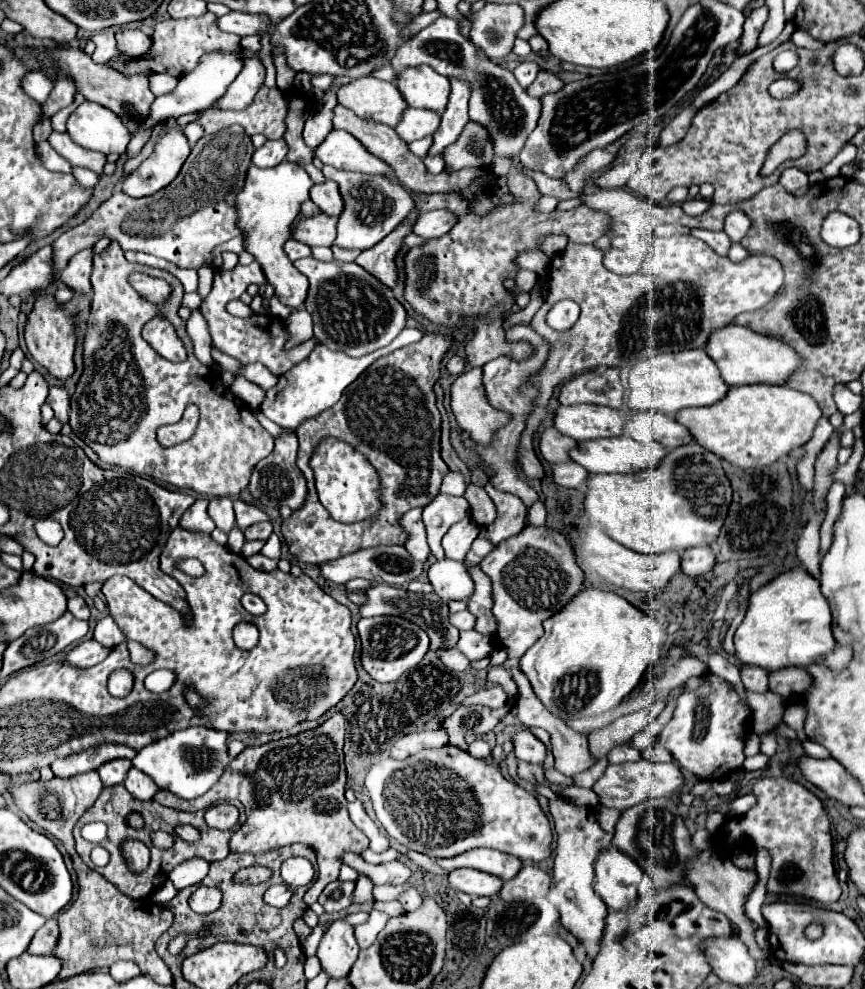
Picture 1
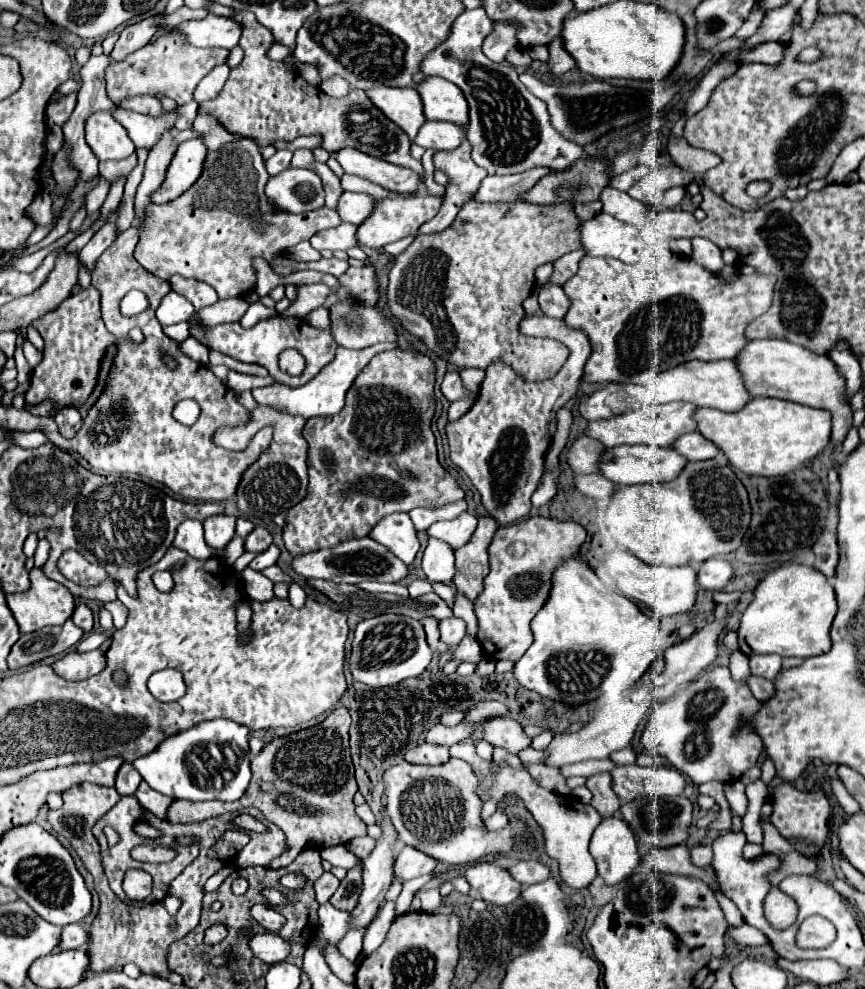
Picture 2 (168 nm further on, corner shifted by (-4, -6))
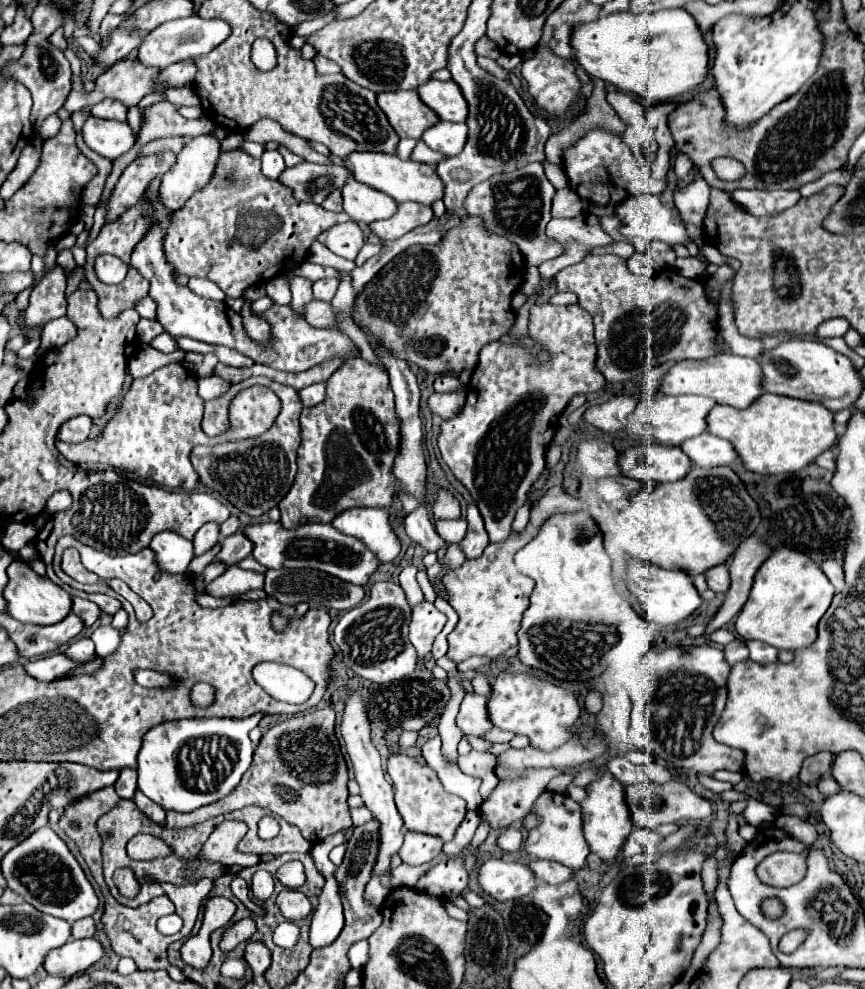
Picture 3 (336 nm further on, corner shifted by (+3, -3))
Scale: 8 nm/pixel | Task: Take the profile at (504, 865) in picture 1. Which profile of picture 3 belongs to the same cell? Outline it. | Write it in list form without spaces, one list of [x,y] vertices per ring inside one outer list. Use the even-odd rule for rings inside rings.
[[[531,860],[529,868],[535,872],[535,876],[541,882],[547,882],[547,884],[563,884],[563,882],[571,880],[575,874],[571,868],[567,868],[559,862],[547,862],[547,860]]]

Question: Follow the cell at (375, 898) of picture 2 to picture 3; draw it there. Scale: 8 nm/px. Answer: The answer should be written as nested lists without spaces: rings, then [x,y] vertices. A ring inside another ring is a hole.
[[[349,692],[345,696],[345,710],[343,710],[343,720],[341,720],[339,728],[341,728],[343,740],[347,744],[349,758],[353,762],[355,780],[361,786],[363,802],[381,824],[381,846],[379,846],[379,856],[377,856],[377,864],[375,864],[375,876],[381,876],[389,868],[389,856],[393,852],[397,852],[403,844],[403,820],[399,818],[399,812],[397,812],[397,806],[395,806],[395,800],[393,800],[393,786],[387,782],[387,778],[383,774],[381,756],[369,740],[371,722],[369,722],[369,716],[367,716],[367,700],[359,692]]]

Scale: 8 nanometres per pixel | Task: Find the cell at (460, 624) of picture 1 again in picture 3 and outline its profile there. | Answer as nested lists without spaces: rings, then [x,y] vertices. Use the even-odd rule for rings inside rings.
[[[423,600],[421,604],[413,606],[413,618],[409,626],[409,640],[417,650],[419,658],[425,658],[431,648],[435,636],[443,630],[443,624],[447,622],[445,614],[441,614],[431,602]]]

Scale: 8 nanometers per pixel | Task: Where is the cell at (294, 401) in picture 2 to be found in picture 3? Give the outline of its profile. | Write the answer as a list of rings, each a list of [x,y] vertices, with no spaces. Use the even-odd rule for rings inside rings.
[[[323,382],[311,384],[311,386],[303,388],[303,390],[299,392],[299,396],[301,396],[301,400],[303,400],[304,407],[313,407],[315,404],[323,402],[323,398],[325,398],[325,384],[323,384]]]

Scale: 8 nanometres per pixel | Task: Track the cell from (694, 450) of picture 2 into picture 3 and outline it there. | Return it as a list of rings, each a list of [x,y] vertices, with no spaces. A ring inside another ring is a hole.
[[[703,432],[701,436],[689,438],[681,444],[681,450],[691,458],[691,462],[699,468],[711,468],[711,466],[729,466],[739,456],[731,442],[717,438],[709,432]]]

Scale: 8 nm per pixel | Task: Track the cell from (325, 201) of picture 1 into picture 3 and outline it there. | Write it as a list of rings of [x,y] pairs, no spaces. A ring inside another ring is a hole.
[[[349,180],[343,188],[343,208],[355,222],[371,224],[375,220],[391,218],[397,210],[397,202],[367,184]]]

